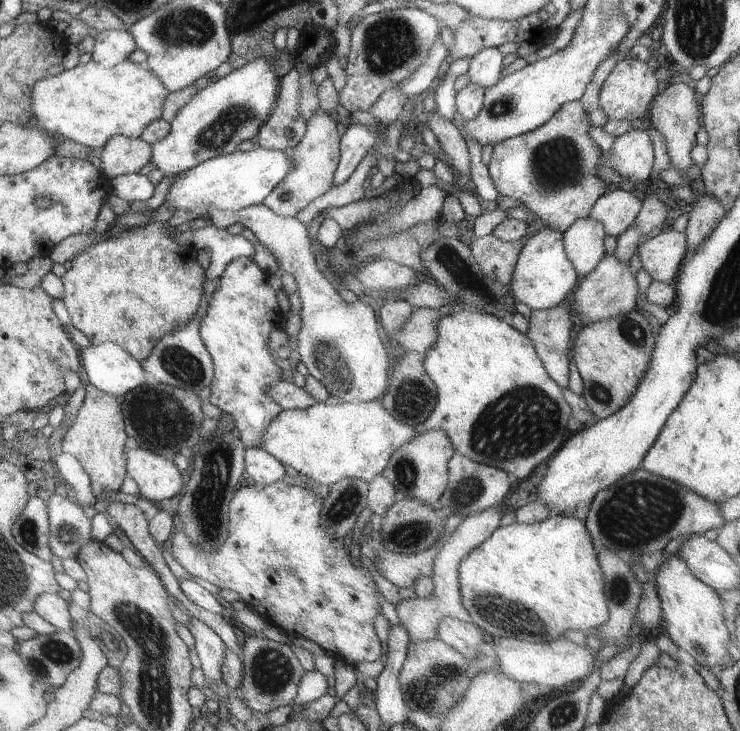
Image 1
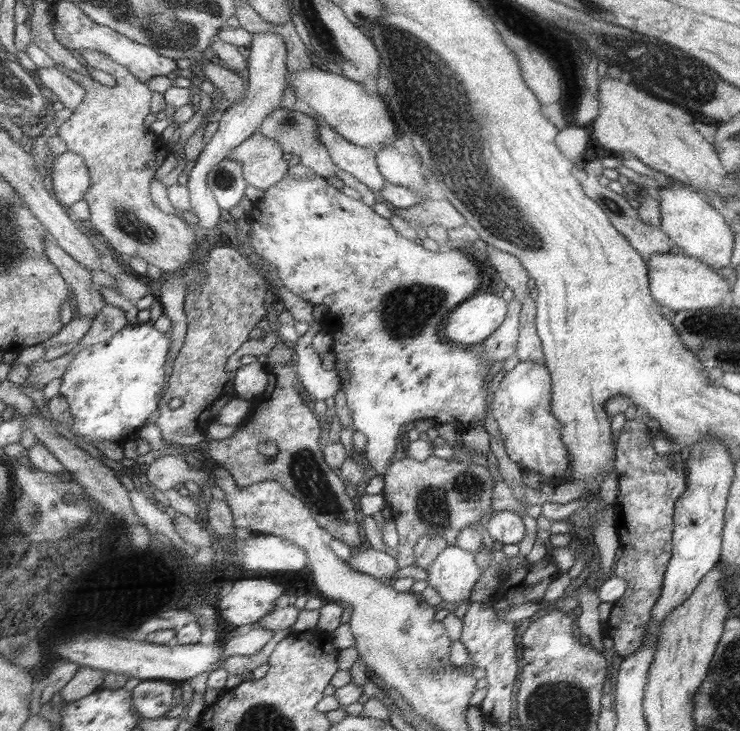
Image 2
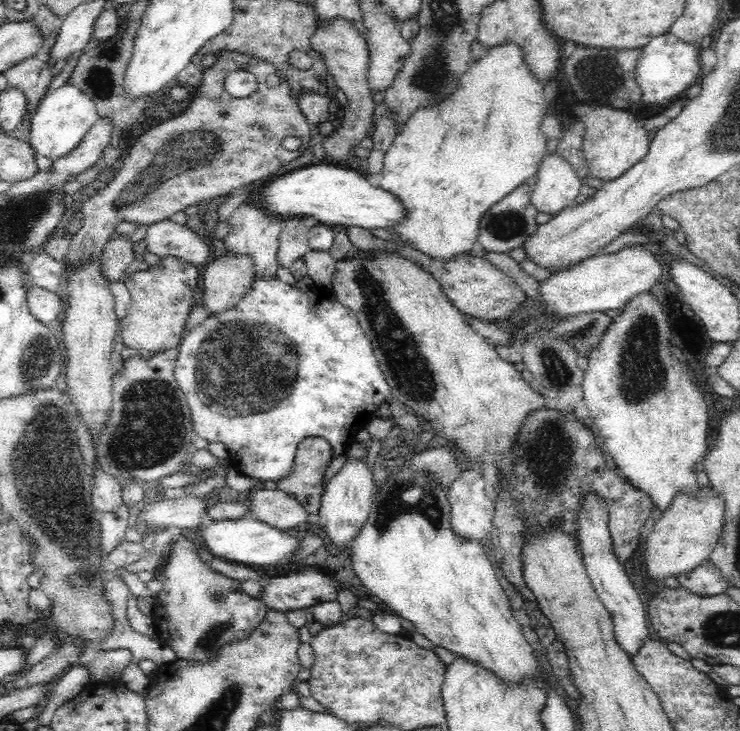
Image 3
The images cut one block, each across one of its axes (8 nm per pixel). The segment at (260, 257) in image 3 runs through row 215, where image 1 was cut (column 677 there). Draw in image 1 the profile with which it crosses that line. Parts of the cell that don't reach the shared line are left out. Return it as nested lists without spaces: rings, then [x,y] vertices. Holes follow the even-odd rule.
[[[661,230],[661,234],[655,234],[653,238],[647,238],[641,242],[635,250],[641,262],[641,270],[653,278],[653,282],[663,282],[673,286],[679,272],[679,262],[683,262],[683,254],[687,248],[685,242],[687,236],[673,232],[673,230]]]

